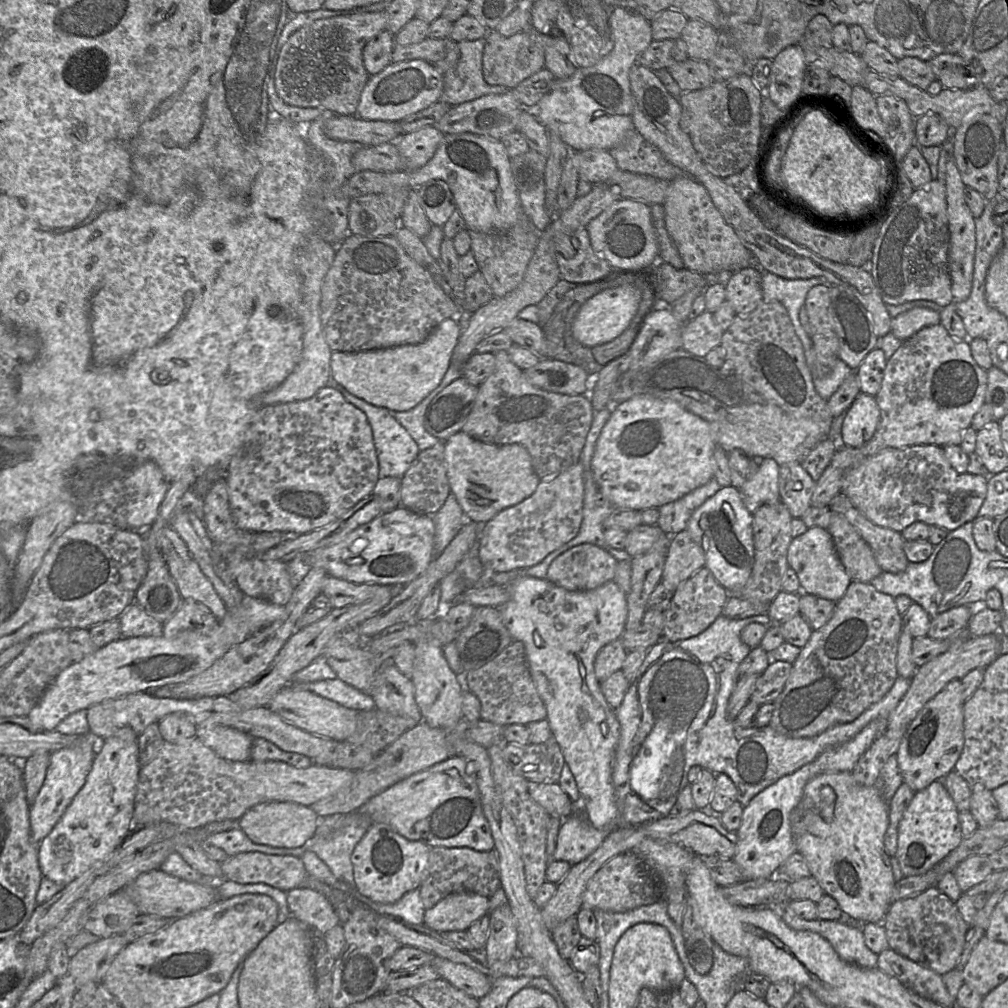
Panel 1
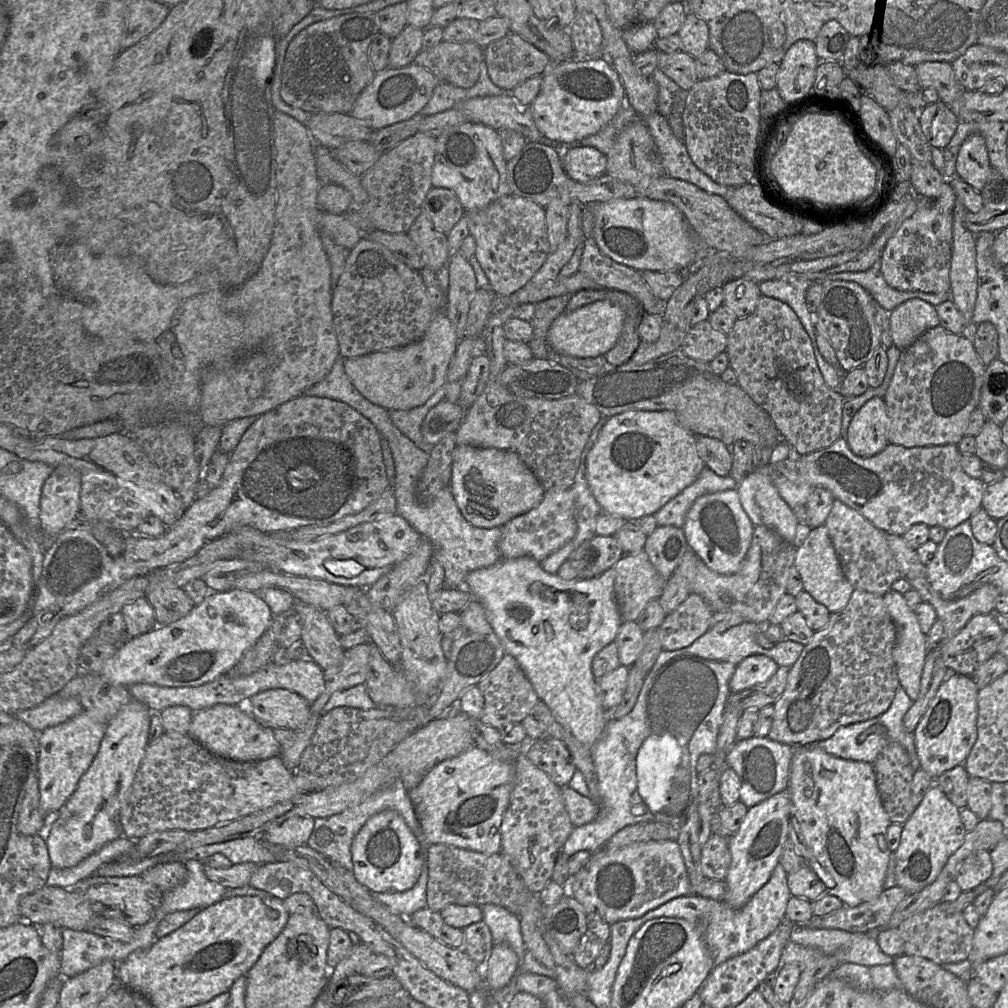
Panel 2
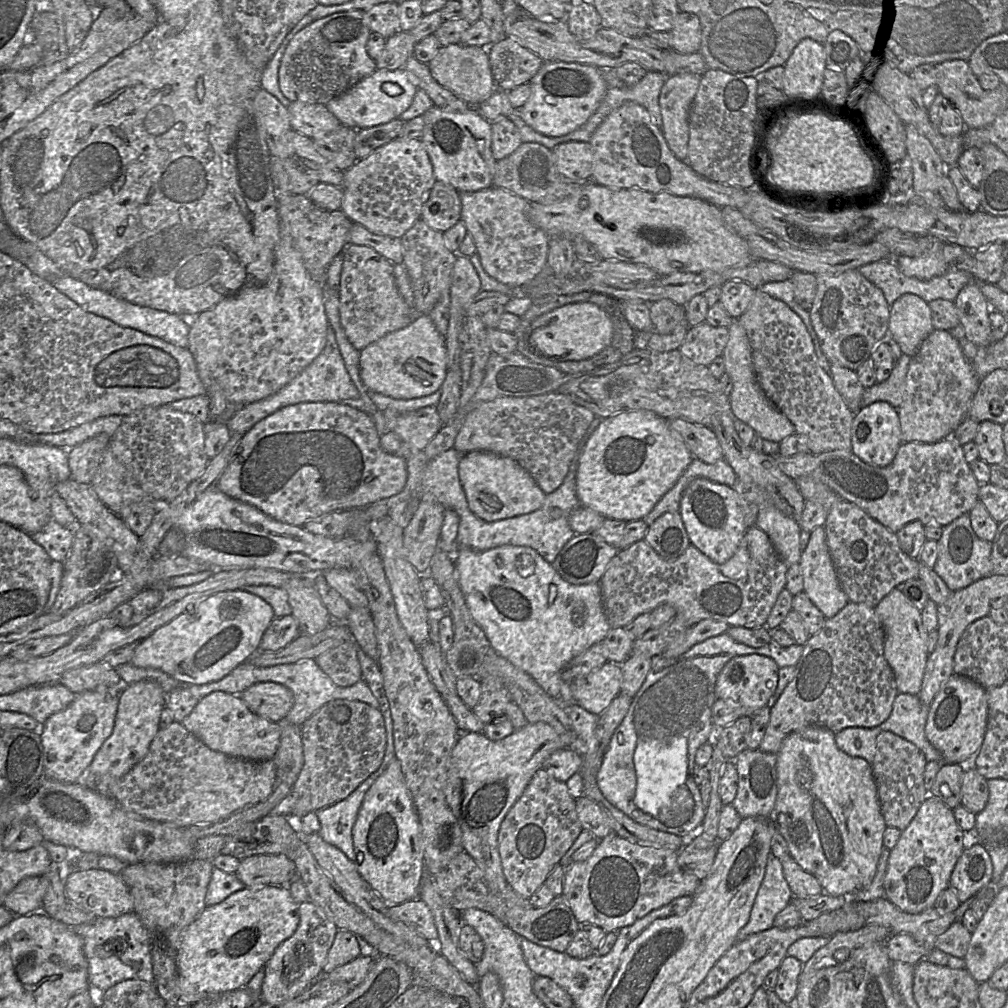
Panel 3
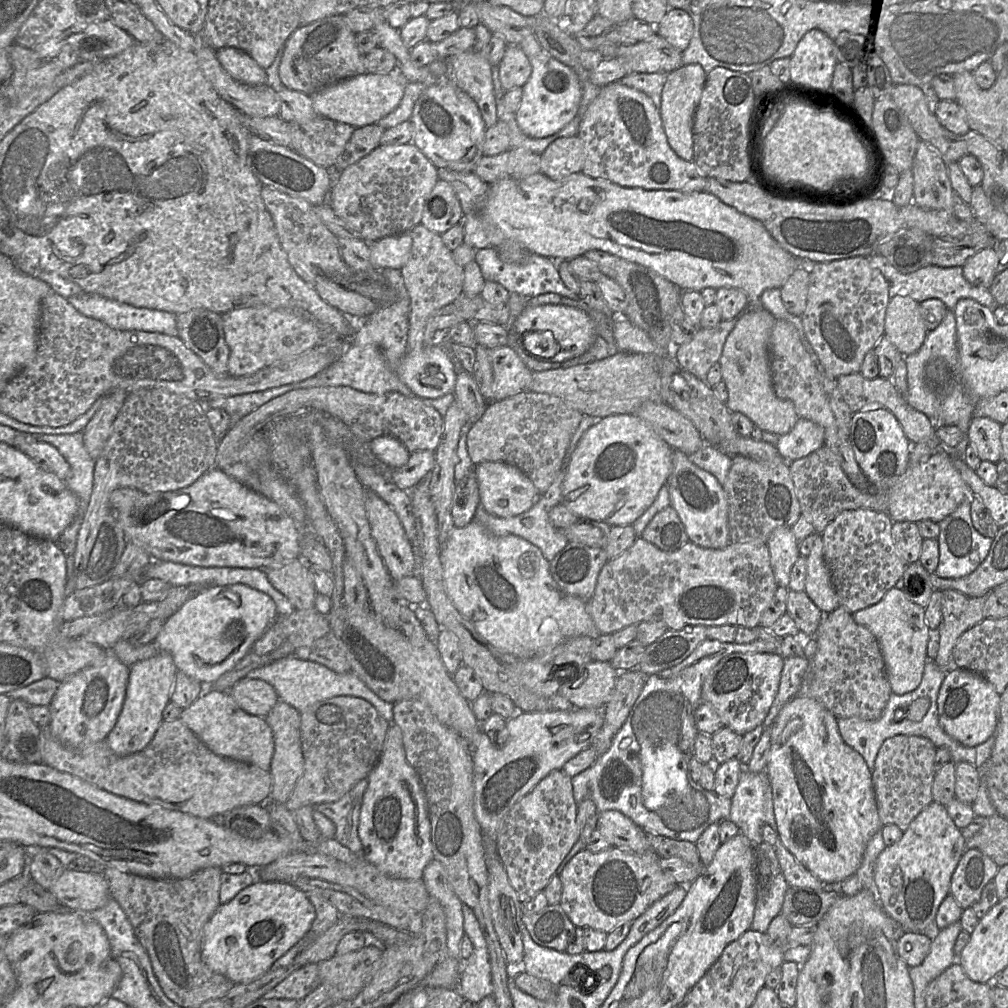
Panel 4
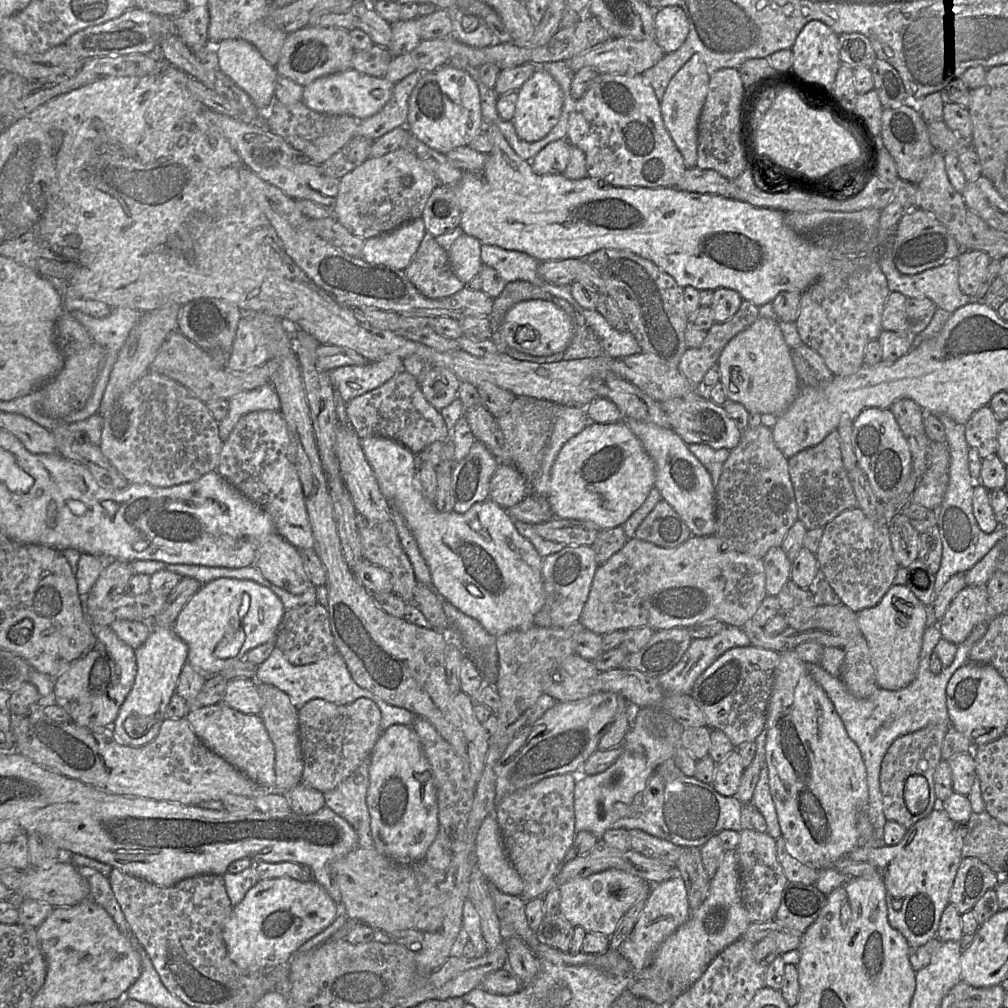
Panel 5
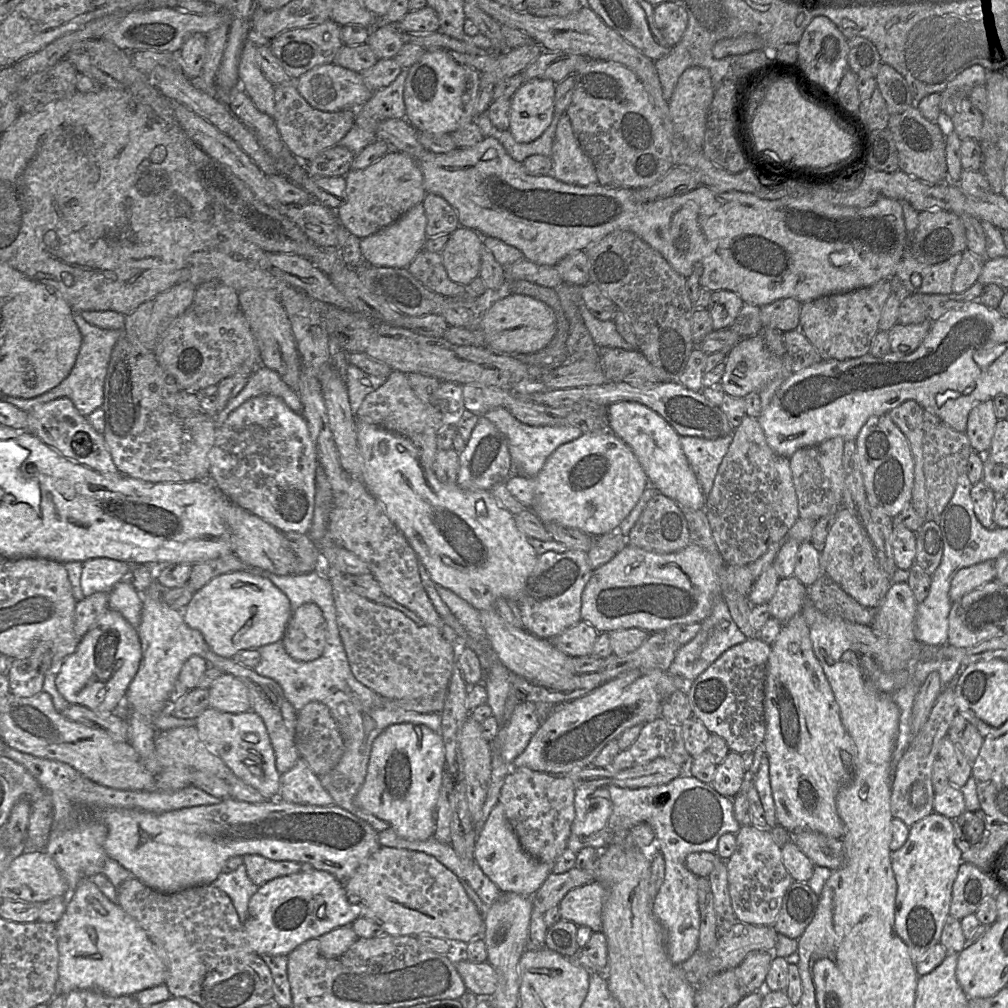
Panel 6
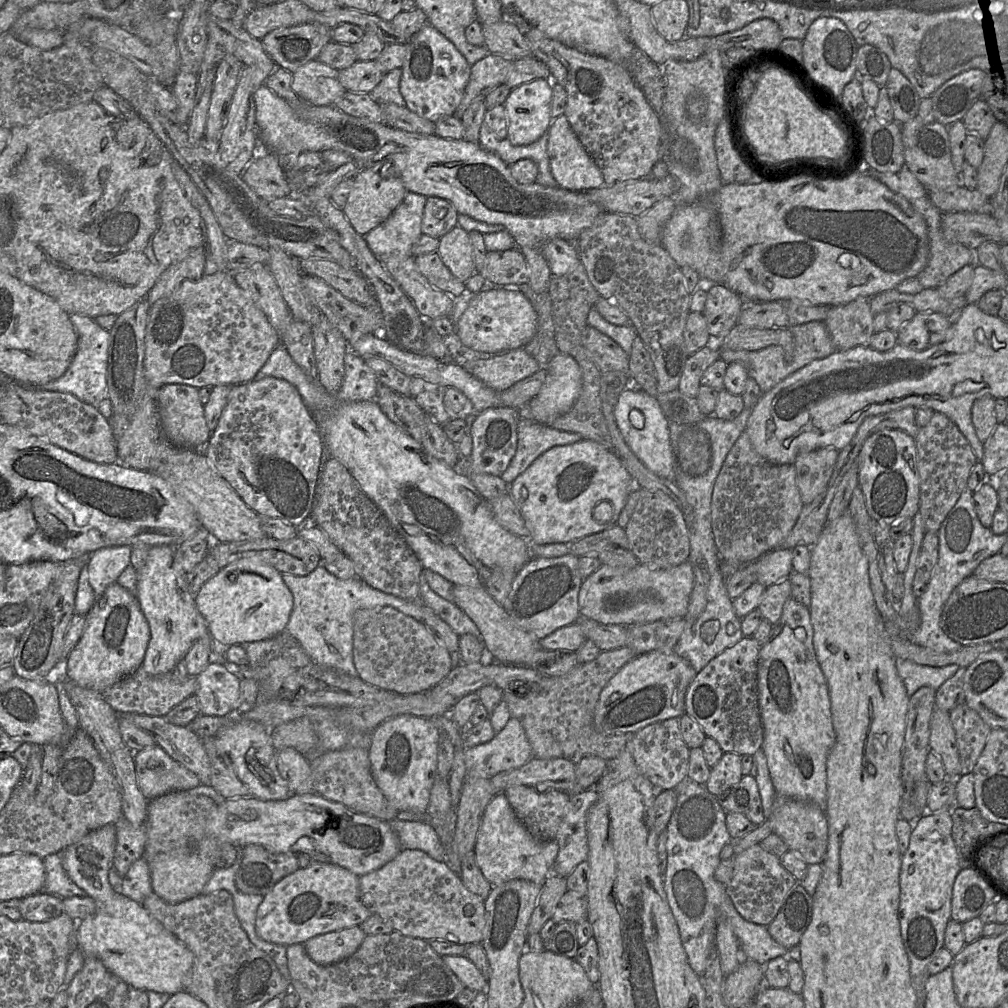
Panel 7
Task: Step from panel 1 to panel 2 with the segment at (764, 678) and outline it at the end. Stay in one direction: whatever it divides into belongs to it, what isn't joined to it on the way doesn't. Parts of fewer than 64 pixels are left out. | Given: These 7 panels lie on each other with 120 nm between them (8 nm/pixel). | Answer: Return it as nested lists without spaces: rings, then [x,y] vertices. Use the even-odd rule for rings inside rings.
[[[779,666],[776,673],[767,682],[741,692],[731,692],[727,705],[736,706],[742,713],[747,710],[759,712],[762,708],[773,705],[785,690],[789,670],[789,667]]]

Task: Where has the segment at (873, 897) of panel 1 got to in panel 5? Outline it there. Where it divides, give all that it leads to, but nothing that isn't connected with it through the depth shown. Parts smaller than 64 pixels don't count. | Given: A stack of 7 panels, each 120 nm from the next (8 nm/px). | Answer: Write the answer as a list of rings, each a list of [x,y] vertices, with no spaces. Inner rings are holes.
[[[794,649],[780,653],[776,668],[767,711],[766,764],[770,793],[788,848],[800,862],[817,871],[835,868],[841,858],[860,844],[857,819],[868,805],[867,771],[861,752],[847,734],[833,703]]]

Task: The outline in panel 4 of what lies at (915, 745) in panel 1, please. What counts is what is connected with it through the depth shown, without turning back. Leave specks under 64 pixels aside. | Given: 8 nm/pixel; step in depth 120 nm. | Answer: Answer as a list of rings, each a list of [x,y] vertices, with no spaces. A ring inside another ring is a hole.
[[[964,669],[948,671],[937,698],[939,724],[950,737],[965,747],[976,747],[991,736],[997,728],[1000,694],[979,674]]]

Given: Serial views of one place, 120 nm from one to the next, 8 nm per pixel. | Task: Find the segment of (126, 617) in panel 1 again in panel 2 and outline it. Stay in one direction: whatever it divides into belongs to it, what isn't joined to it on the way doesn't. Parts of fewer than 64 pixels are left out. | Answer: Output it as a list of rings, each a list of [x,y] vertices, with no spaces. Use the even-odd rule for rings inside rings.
[[[146,596],[125,605],[121,613],[125,622],[125,638],[134,638],[156,627],[155,613]]]

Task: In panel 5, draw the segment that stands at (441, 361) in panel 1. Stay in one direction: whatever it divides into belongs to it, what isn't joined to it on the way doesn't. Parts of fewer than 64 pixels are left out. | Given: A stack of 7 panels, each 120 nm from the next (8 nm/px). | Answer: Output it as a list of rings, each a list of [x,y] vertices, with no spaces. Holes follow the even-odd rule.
[[[429,366],[418,383],[426,400],[439,412],[458,397],[461,384],[451,370],[440,366]]]

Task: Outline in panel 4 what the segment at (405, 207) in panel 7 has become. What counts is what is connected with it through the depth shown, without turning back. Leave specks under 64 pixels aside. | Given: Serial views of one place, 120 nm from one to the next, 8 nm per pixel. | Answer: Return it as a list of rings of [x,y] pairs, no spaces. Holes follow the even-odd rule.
[[[408,231],[382,238],[369,245],[370,261],[375,269],[401,270],[410,257],[412,237]]]

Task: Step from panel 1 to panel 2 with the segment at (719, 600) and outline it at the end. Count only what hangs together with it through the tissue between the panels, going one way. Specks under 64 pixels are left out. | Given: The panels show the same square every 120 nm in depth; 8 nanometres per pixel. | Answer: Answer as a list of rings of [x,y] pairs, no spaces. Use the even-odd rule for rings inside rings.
[[[697,593],[688,597],[658,627],[663,650],[678,650],[691,645],[710,628],[713,611]]]

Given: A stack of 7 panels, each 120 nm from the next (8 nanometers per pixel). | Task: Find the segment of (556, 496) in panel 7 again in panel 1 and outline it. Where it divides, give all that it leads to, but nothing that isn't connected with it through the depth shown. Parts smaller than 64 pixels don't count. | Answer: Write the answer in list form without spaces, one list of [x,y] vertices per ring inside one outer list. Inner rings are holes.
[[[636,395],[614,405],[591,462],[601,493],[616,507],[643,511],[676,501],[714,478],[717,445],[707,421],[675,401]],[[463,431],[445,442],[446,474],[450,491],[463,509],[466,520],[484,525],[501,510],[531,496],[540,482],[528,450],[520,444],[496,445],[476,440]]]

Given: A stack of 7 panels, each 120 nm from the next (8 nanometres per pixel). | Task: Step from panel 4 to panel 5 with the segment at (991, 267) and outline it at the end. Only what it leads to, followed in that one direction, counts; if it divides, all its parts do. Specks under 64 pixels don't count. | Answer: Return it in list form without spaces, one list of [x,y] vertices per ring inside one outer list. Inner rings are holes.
[[[961,250],[957,260],[959,265],[959,287],[963,293],[974,297],[986,280],[992,259],[983,251]]]

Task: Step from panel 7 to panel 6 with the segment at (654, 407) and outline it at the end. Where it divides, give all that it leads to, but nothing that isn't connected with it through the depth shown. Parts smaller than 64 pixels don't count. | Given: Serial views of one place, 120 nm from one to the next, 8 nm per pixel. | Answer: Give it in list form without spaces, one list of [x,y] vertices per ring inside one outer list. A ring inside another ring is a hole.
[[[616,402],[607,406],[611,431],[628,445],[657,493],[674,500],[681,508],[704,510],[706,497],[681,447],[680,435],[657,412],[637,402]]]

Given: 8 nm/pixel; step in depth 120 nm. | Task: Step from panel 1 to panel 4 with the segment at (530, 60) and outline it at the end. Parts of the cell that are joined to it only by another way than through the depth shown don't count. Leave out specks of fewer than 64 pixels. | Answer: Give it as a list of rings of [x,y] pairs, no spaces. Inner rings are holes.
[[[518,45],[506,47],[504,56],[497,68],[504,91],[523,87],[532,72],[529,59]]]

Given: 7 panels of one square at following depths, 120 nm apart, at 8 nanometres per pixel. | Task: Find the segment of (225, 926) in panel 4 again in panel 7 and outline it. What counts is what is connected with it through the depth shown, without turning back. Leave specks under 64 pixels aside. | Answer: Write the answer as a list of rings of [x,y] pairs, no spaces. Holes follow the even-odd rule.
[[[312,861],[306,868],[298,868],[264,895],[256,914],[257,935],[267,942],[289,946],[304,944],[320,934],[360,926],[372,915],[360,899],[360,877],[331,863]]]

